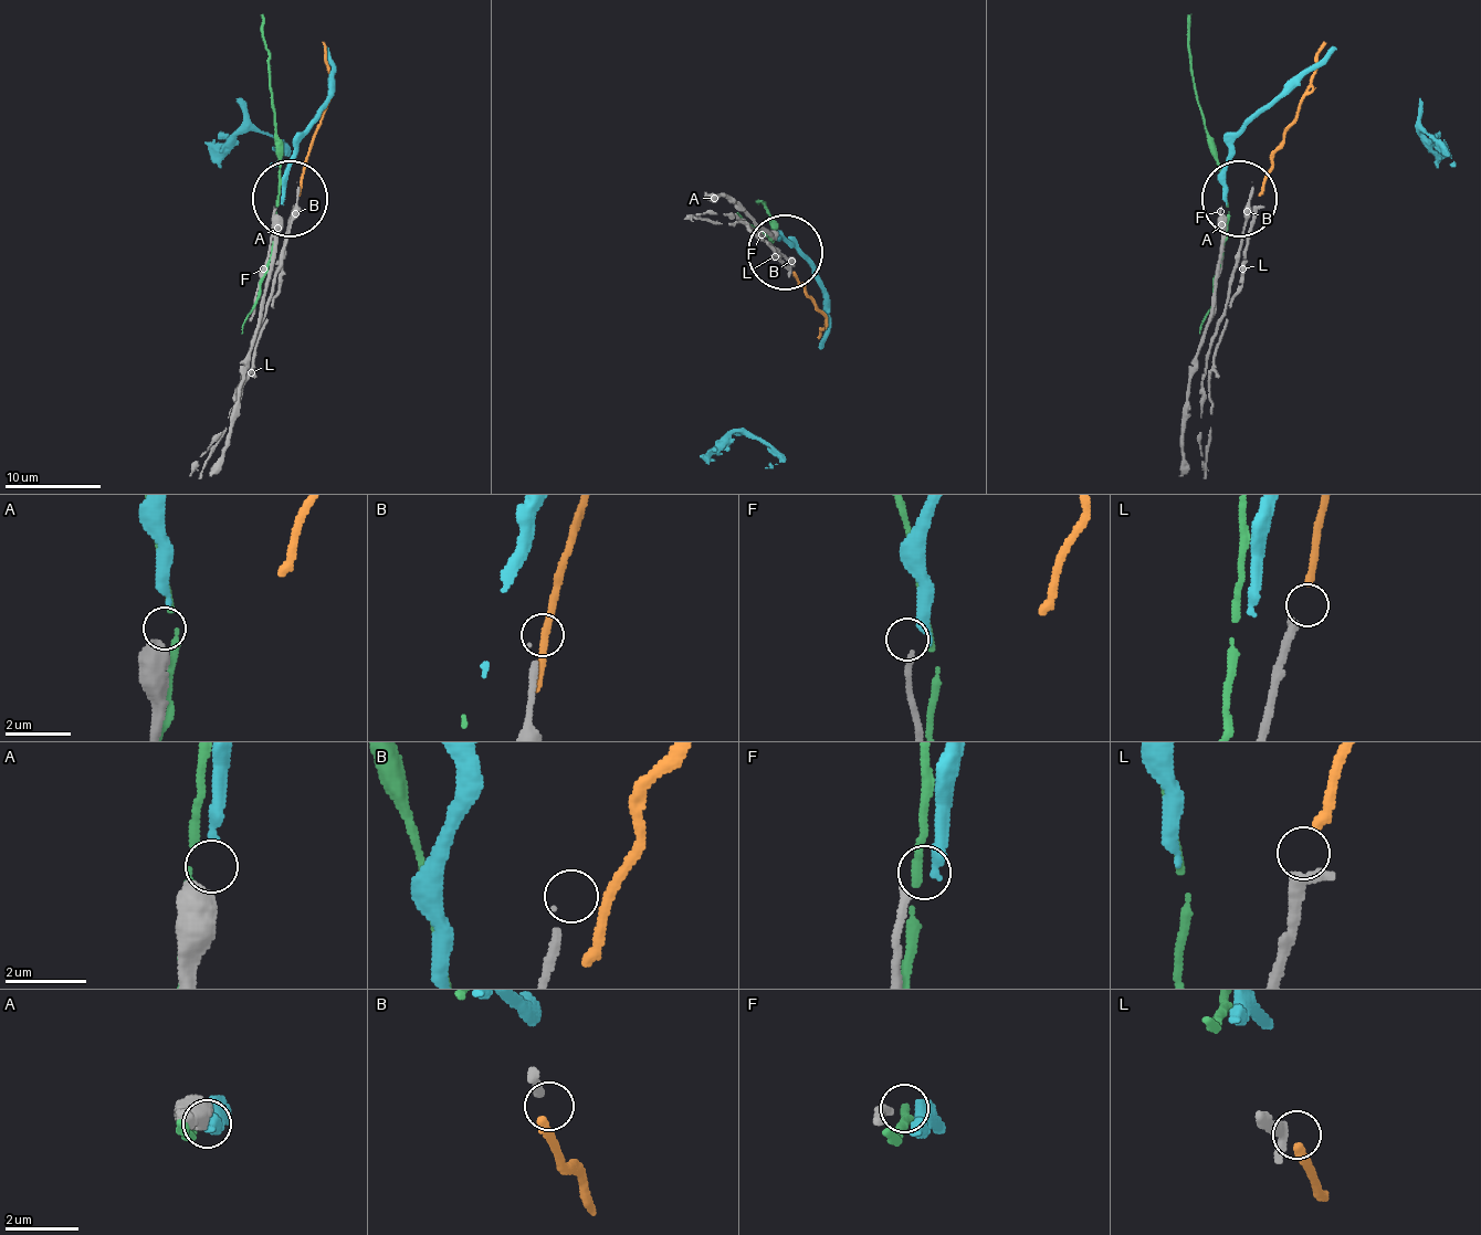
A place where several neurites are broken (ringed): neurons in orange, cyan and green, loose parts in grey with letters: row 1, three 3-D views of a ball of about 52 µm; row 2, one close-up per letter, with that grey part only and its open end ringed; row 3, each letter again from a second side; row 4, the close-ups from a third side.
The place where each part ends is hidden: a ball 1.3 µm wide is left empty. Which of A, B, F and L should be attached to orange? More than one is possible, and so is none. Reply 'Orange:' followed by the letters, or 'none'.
Orange: L

